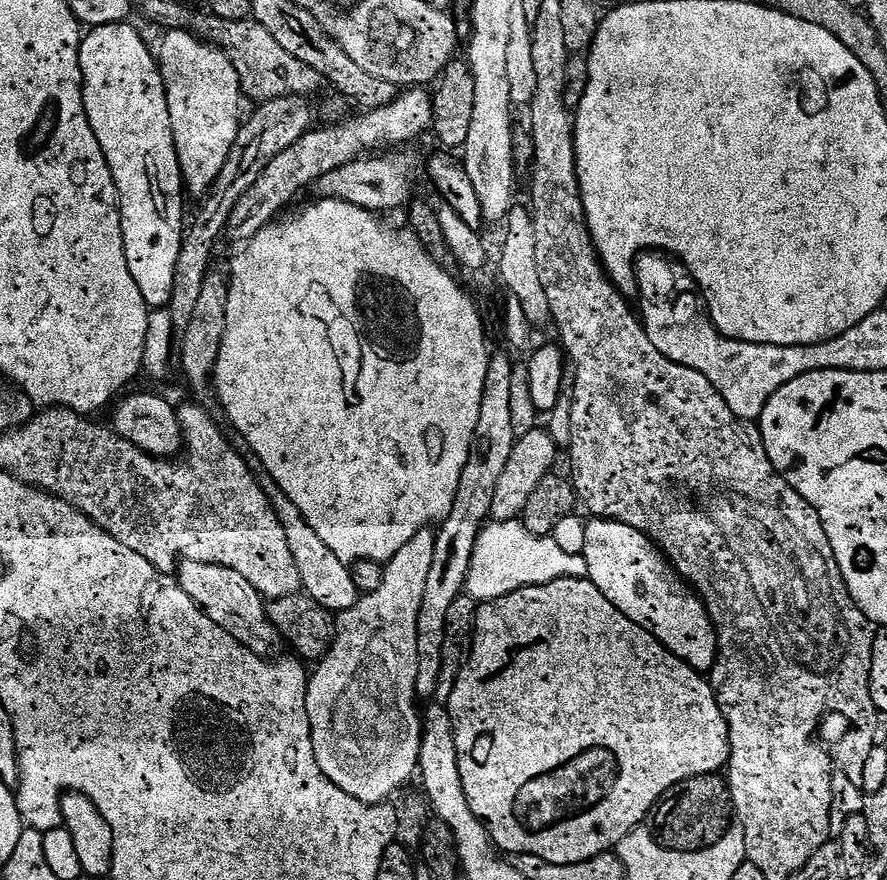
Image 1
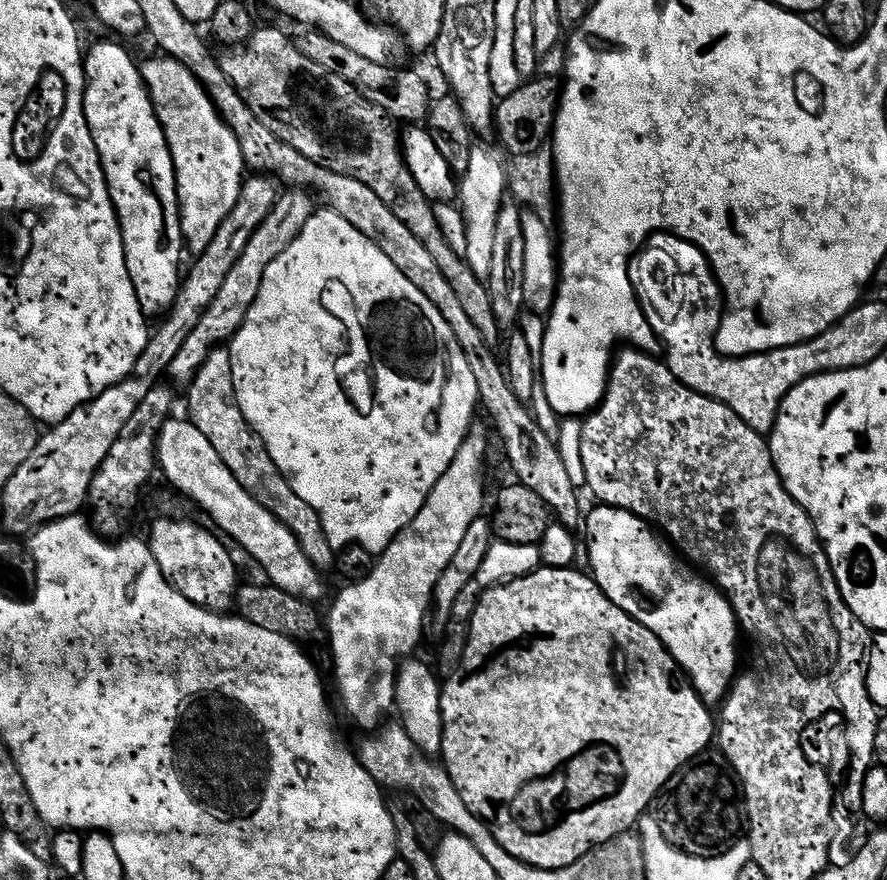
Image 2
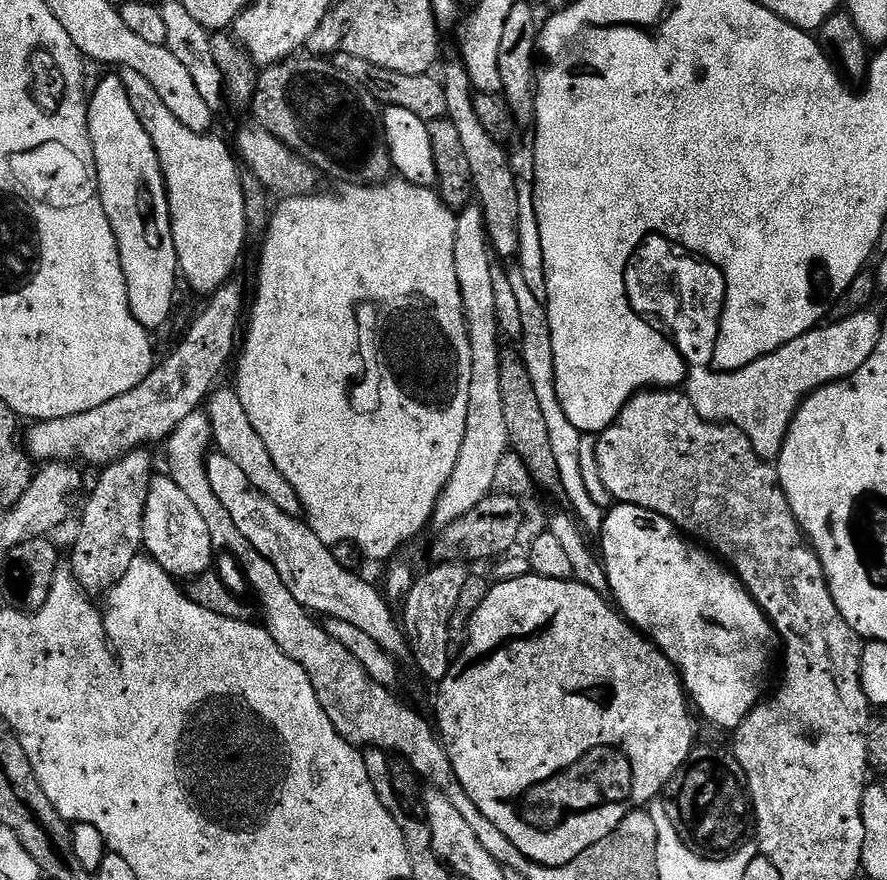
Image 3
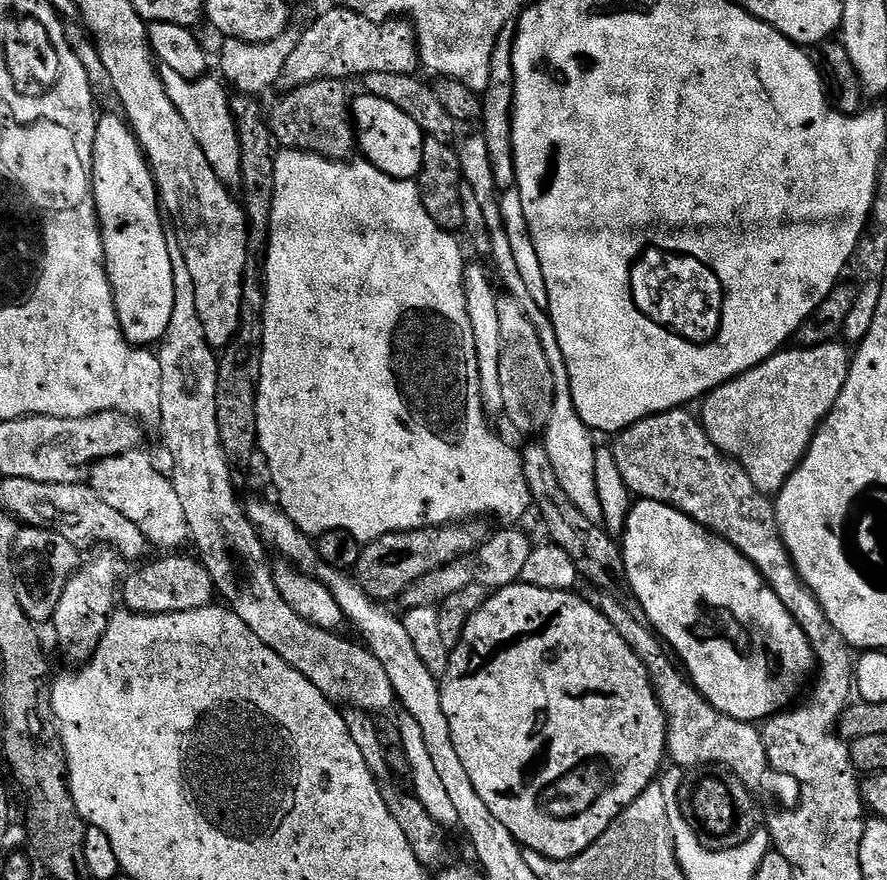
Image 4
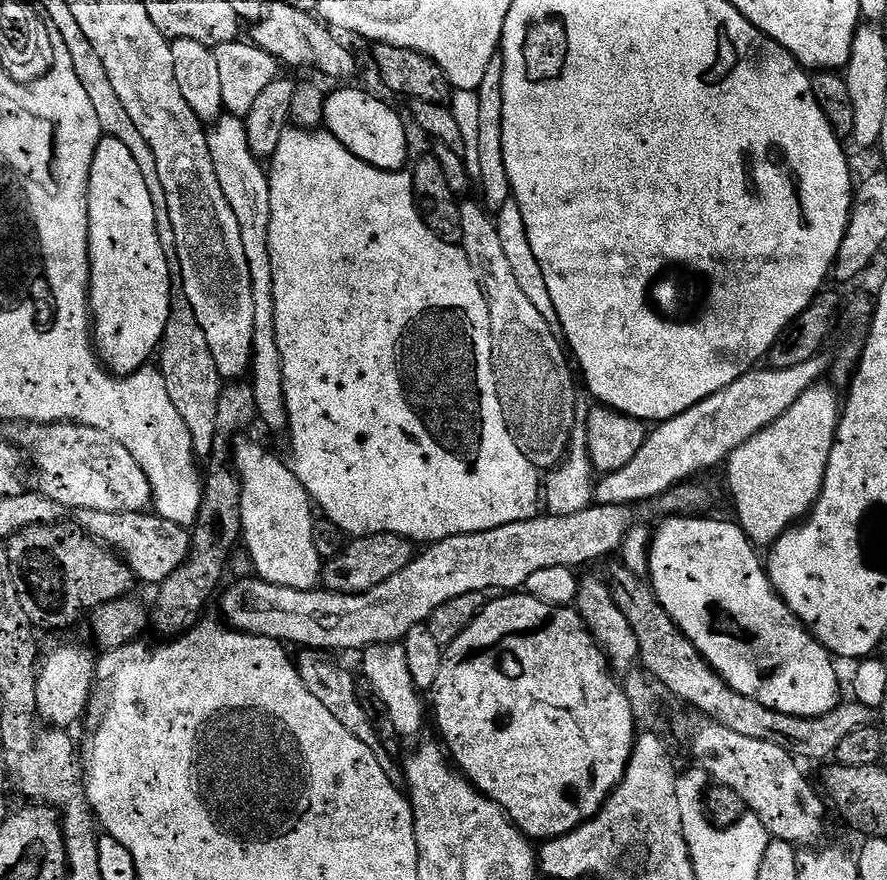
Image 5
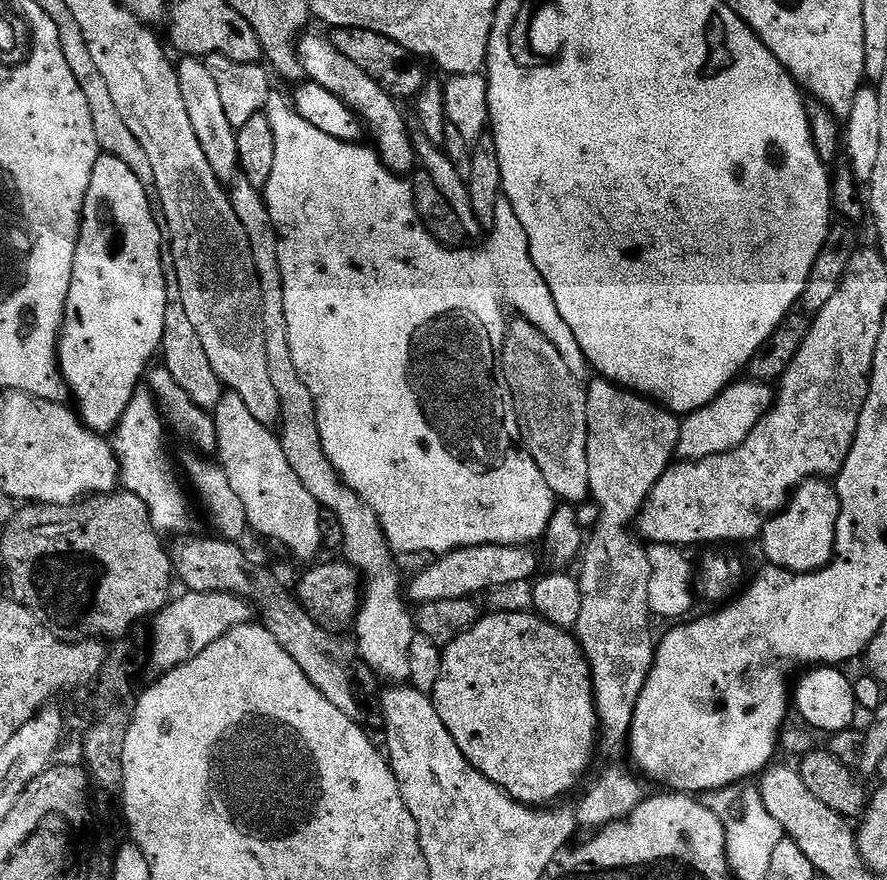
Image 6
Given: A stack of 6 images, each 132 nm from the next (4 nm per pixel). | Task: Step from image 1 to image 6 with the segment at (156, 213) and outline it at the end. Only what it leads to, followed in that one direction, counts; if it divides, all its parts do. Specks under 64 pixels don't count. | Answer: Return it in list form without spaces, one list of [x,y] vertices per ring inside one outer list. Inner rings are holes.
[[[103,154],[96,160],[94,174],[90,178],[90,186],[84,199],[84,215],[80,217],[80,237],[76,243],[76,253],[74,254],[74,274],[70,282],[70,294],[66,298],[66,314],[64,315],[64,325],[60,331],[58,349],[58,363],[60,371],[64,373],[67,391],[76,399],[75,411],[84,421],[84,425],[92,432],[108,434],[120,423],[120,419],[126,414],[126,406],[130,406],[130,398],[134,398],[137,388],[141,387],[142,381],[153,363],[153,361],[151,362],[152,355],[155,352],[157,355],[164,343],[164,323],[166,322],[168,299],[166,298],[166,278],[160,261],[162,228],[158,220],[158,225],[156,225],[156,220],[152,217],[152,208],[154,212],[153,201],[146,198],[146,190],[142,186],[142,182],[138,182],[138,174],[134,174],[134,170],[130,170],[130,166],[126,166],[126,162]]]

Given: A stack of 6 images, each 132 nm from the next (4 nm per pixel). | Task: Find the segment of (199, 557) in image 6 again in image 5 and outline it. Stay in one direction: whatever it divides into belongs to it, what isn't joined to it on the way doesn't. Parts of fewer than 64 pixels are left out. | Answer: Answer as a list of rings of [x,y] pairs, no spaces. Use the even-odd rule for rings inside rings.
[[[83,510],[79,513],[79,527],[87,532],[93,540],[116,553],[133,577],[144,584],[158,586],[178,566],[188,561],[188,553],[192,550],[192,537],[189,529],[178,526],[174,522],[166,522],[166,518],[157,516],[151,511],[143,512],[103,512],[102,510]],[[304,650],[295,657],[294,663],[300,672],[302,682],[306,682],[306,686],[310,690],[310,694],[314,694],[314,698],[318,698],[318,702],[322,702],[322,706],[326,706],[326,710],[330,710],[330,714],[334,714],[334,718],[338,718],[338,722],[342,722],[342,726],[346,726],[346,730],[350,730],[358,738],[358,742],[366,742],[366,746],[372,748],[374,758],[378,758],[378,762],[382,766],[382,770],[386,770],[386,778],[390,778],[394,782],[394,786],[398,789],[405,787],[404,769],[398,763],[395,764],[393,753],[386,750],[386,746],[382,746],[382,742],[378,738],[378,734],[374,734],[374,726],[370,726],[370,718],[366,718],[366,710],[362,710],[362,706],[358,702],[358,694],[356,693],[355,675],[351,676],[346,669],[340,664],[335,664],[331,655],[325,654],[320,650]]]

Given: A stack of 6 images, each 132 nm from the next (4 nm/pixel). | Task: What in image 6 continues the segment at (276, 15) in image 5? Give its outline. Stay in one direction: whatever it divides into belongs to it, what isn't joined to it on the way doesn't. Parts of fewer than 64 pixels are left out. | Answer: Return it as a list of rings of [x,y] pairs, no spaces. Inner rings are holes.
[[[301,35],[296,45],[305,77],[334,94],[335,98],[340,98],[363,123],[367,135],[372,135],[371,143],[380,156],[380,163],[385,164],[397,176],[407,177],[407,172],[412,167],[415,169],[418,161],[412,145],[412,132],[400,113],[401,105],[393,96],[386,94],[386,90],[382,90],[382,86],[378,86],[378,82],[374,82],[366,70],[362,70],[355,62],[350,62],[350,58],[346,58],[346,54],[342,54],[342,50],[338,50],[338,46],[334,46],[327,35],[308,35]]]

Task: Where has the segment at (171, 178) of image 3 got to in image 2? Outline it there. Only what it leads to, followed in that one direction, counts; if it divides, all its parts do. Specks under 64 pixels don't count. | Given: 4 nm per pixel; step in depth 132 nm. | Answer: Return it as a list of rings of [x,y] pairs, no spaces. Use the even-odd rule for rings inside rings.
[[[171,58],[159,59],[143,61],[140,64],[140,76],[144,80],[148,97],[152,99],[152,105],[156,111],[158,122],[166,134],[166,142],[168,143],[168,149],[174,162],[174,170],[176,171],[176,197],[180,203],[180,225],[182,226],[182,234],[184,235],[184,247],[189,253],[199,254],[206,250],[206,246],[210,246],[210,242],[214,242],[214,234],[218,234],[218,226],[222,226],[222,222],[226,222],[226,214],[230,214],[230,210],[234,210],[234,202],[238,202],[238,194],[242,190],[246,179],[246,165],[242,158],[242,150],[238,146],[238,138],[234,138],[230,126],[220,117],[220,112],[217,110],[216,104],[212,101],[212,97],[208,95],[208,91],[204,86],[198,82],[196,75],[186,66],[182,66],[182,62]]]

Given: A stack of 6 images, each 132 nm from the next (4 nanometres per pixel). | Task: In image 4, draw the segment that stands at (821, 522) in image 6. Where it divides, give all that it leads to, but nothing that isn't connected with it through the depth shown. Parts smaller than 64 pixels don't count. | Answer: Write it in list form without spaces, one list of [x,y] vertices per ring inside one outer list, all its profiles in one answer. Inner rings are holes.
[[[840,342],[819,344],[813,348],[792,346],[775,352],[769,360],[764,360],[749,372],[726,381],[703,397],[698,419],[704,426],[704,433],[710,438],[710,442],[714,442],[714,446],[718,446],[718,450],[722,450],[730,459],[738,461],[744,467],[746,474],[750,474],[750,482],[754,482],[760,492],[780,492],[790,474],[794,474],[794,470],[808,453],[808,447],[820,428],[820,423],[830,414],[834,402],[838,402],[842,386],[846,386],[846,378],[852,365],[852,356],[847,350],[849,351]]]

